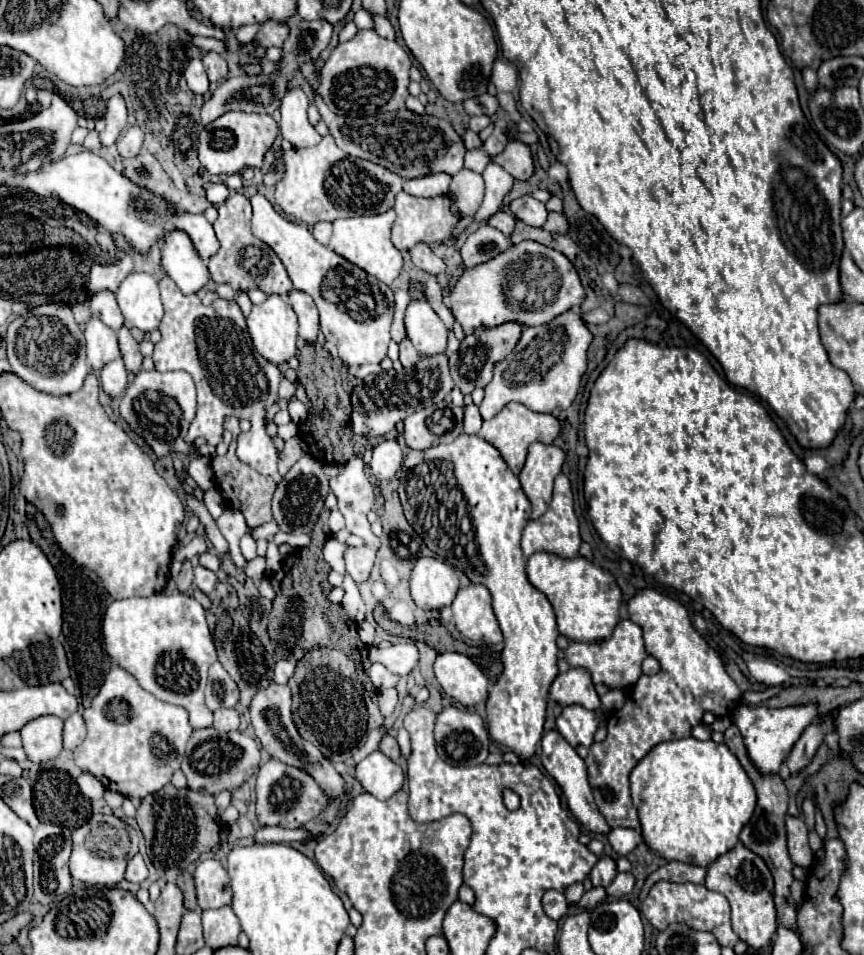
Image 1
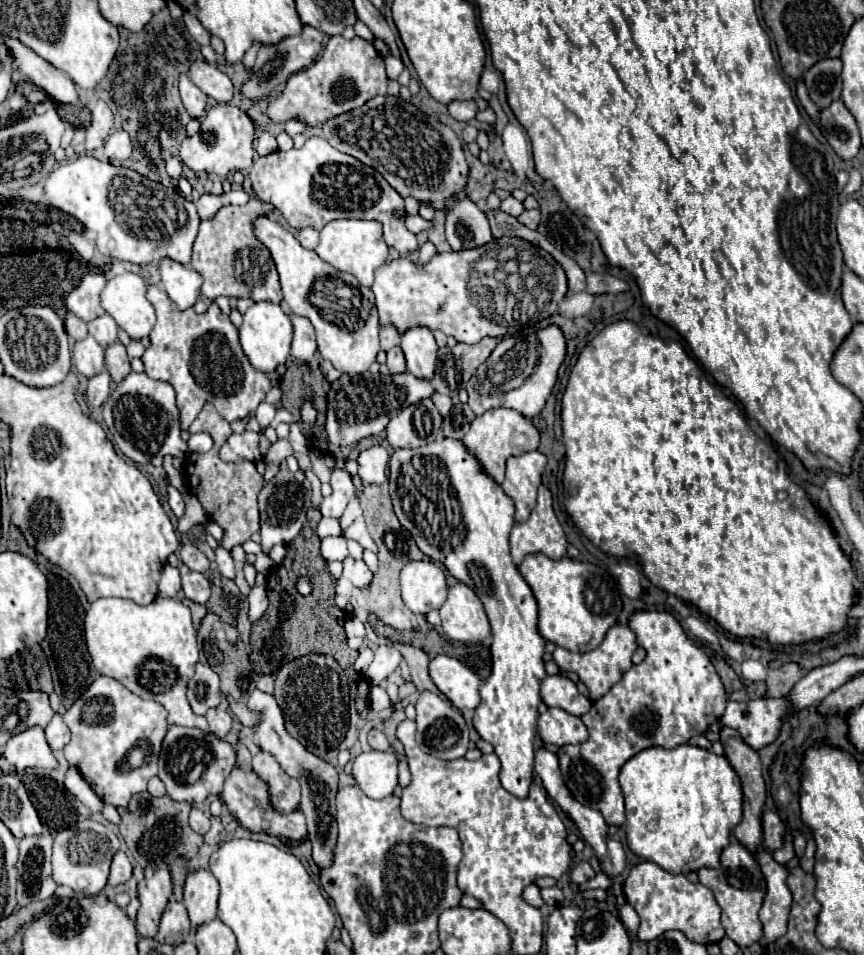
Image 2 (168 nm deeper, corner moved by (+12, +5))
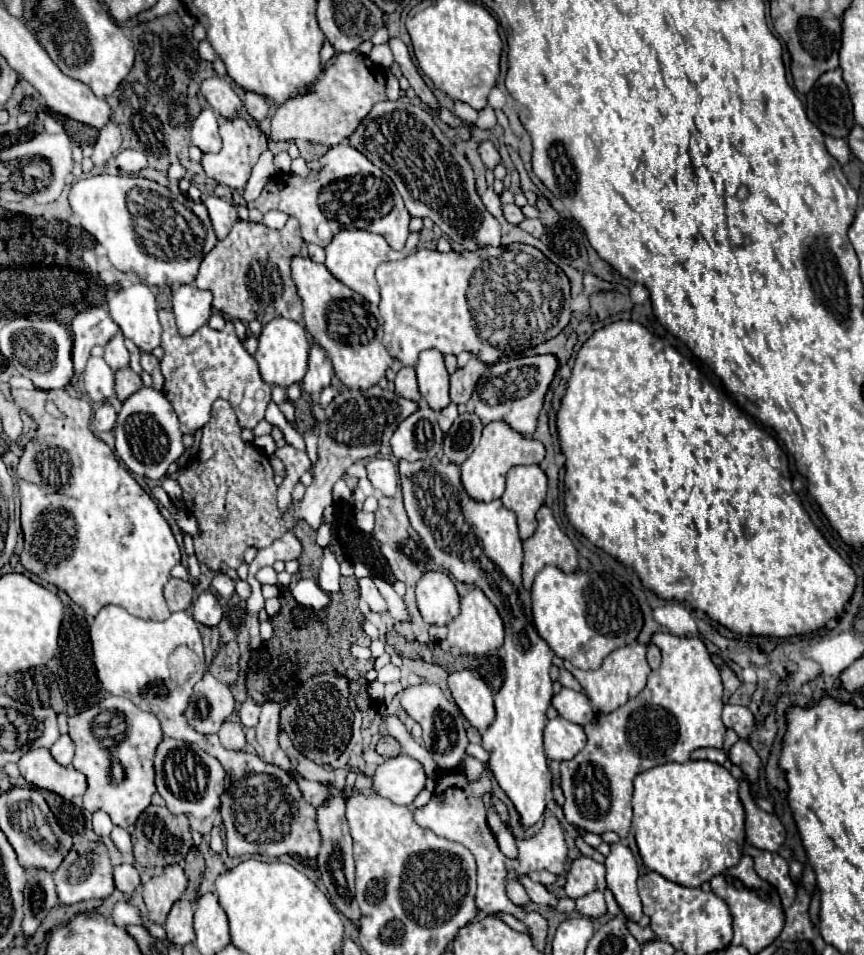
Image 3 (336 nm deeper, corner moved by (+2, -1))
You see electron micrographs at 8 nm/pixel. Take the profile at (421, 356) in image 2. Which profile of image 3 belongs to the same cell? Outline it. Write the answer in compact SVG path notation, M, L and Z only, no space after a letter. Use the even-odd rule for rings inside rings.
M425 350L419 354L417 380L423 400L435 412L441 412L449 400L449 374L445 370L443 354L437 350Z

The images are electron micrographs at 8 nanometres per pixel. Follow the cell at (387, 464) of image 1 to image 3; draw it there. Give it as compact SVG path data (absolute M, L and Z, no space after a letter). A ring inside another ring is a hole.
M371 458L367 462L367 478L373 484L374 495L395 496L399 484L397 466L387 458Z

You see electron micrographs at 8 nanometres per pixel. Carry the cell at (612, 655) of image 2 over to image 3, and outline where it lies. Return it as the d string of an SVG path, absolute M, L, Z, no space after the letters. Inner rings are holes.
M631 644L631 646L625 646L625 648L619 648L619 650L611 652L605 658L605 662L599 670L581 670L581 668L575 668L567 660L565 660L565 668L577 678L577 682L585 690L587 698L591 700L593 712L595 714L609 714L609 712L617 710L621 704L625 704L627 700L631 700L633 696L637 696L645 688L647 676L651 672L645 654L647 654L647 646Z

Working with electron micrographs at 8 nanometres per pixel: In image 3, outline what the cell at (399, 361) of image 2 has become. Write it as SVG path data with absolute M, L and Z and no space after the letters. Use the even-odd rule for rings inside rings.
M401 368L395 378L395 392L407 400L421 400L419 388L417 388L417 376L415 368Z

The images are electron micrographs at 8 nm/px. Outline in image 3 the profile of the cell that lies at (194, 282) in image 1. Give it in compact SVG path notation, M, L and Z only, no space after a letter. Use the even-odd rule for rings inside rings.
M191 284L173 290L173 314L181 336L191 336L197 328L205 326L211 316L211 294Z

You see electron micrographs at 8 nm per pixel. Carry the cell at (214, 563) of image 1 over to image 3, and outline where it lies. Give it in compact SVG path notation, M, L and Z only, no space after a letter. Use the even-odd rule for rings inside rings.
M221 572L213 576L211 588L213 588L213 592L215 592L217 596L221 596L221 598L225 598L225 600L235 594L235 582L233 582L227 574L221 574Z

